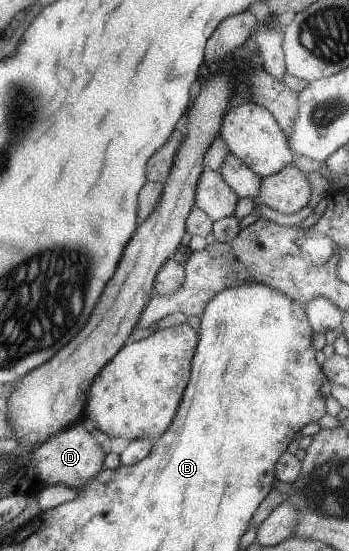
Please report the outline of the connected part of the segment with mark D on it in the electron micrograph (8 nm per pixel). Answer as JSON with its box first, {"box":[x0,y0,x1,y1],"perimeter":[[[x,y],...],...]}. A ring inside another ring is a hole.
{"box":[32,424,107,489],"perimeter":[[[73,424],[71,428],[61,430],[59,434],[51,436],[43,444],[35,446],[32,452],[37,459],[36,468],[38,478],[47,485],[69,485],[82,489],[103,470],[107,451],[93,438],[89,431],[80,424]]]}

